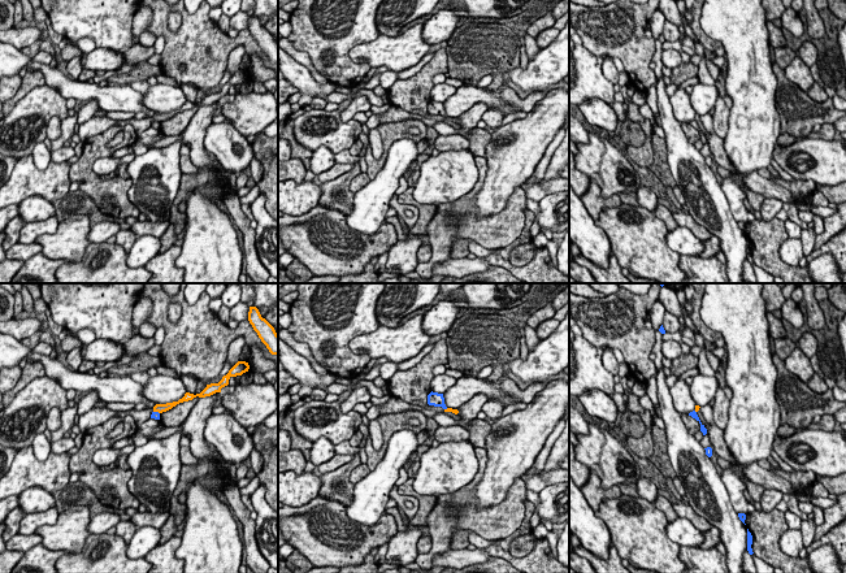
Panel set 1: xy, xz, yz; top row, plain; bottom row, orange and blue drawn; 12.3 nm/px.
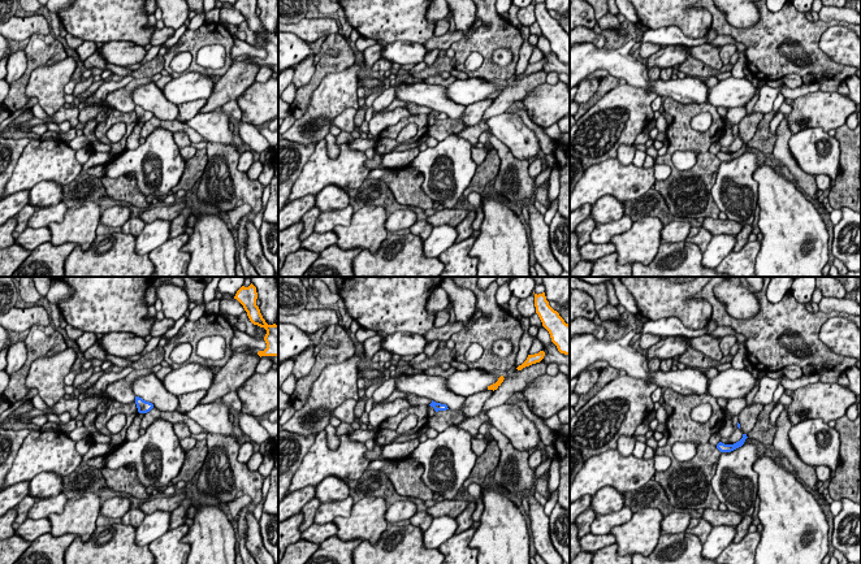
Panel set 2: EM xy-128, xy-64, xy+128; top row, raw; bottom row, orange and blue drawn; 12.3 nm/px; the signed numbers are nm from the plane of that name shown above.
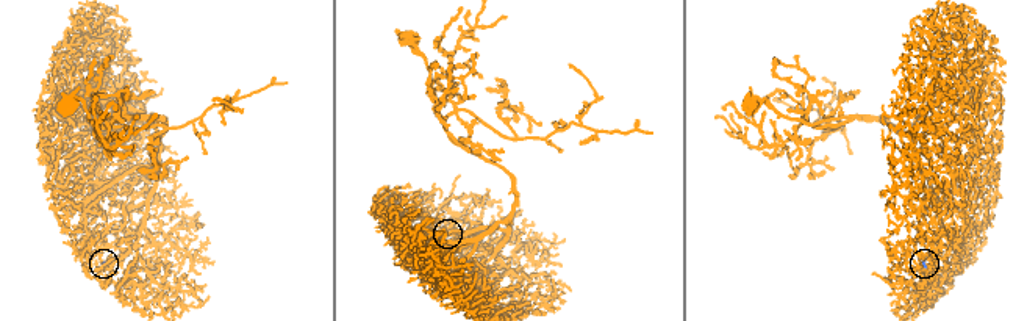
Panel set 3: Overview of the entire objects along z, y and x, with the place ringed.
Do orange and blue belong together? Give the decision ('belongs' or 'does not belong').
does not belong

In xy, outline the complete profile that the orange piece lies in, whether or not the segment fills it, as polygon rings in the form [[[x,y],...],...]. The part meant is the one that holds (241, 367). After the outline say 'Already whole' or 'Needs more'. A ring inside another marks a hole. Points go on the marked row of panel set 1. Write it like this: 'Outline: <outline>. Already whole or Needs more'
Outline: [[[238,361],[229,370],[229,373],[222,377],[222,379],[218,383],[207,385],[207,387],[200,394],[196,394],[196,395],[186,392],[185,396],[182,399],[179,399],[178,401],[166,403],[166,404],[156,404],[153,407],[153,412],[162,413],[162,412],[166,412],[166,411],[172,409],[177,404],[192,400],[196,396],[205,398],[205,396],[211,396],[211,395],[213,395],[216,392],[221,392],[221,388],[229,385],[229,379],[231,377],[242,376],[243,373],[248,372],[248,369],[250,369],[248,363],[246,363],[246,361]]]. Already whole

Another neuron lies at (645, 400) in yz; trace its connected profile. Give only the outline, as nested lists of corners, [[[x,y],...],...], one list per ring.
[[[647,394],[643,395],[642,398],[639,398],[639,404],[651,413],[652,422],[656,426],[659,426],[660,429],[665,430],[665,425],[664,425],[661,417],[659,417],[655,413],[654,407],[652,407],[652,401],[651,401],[651,399],[650,399],[650,396]]]

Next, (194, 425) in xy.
[[[218,392],[199,398],[196,404],[192,407],[188,417],[175,427],[165,427],[157,433],[155,433],[149,439],[164,439],[168,438],[177,431],[181,435],[188,434],[190,435],[190,450],[191,453],[199,459],[208,459],[211,463],[211,470],[213,465],[217,465],[221,461],[221,456],[218,452],[211,450],[207,444],[204,438],[204,427],[207,418],[212,414],[212,408],[218,398]]]

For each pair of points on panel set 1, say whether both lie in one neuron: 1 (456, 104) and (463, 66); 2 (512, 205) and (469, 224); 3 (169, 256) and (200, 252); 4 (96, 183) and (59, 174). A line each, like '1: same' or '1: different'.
1: different
2: same
3: different
4: different

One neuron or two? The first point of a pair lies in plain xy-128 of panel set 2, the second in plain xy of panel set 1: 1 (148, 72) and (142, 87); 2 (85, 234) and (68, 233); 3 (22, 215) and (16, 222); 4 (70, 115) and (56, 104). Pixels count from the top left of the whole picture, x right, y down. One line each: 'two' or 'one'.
1: two
2: one
3: one
4: two

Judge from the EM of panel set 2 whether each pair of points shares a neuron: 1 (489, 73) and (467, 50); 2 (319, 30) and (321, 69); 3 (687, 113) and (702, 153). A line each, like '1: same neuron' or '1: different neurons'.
1: same neuron
2: different neurons
3: same neuron

